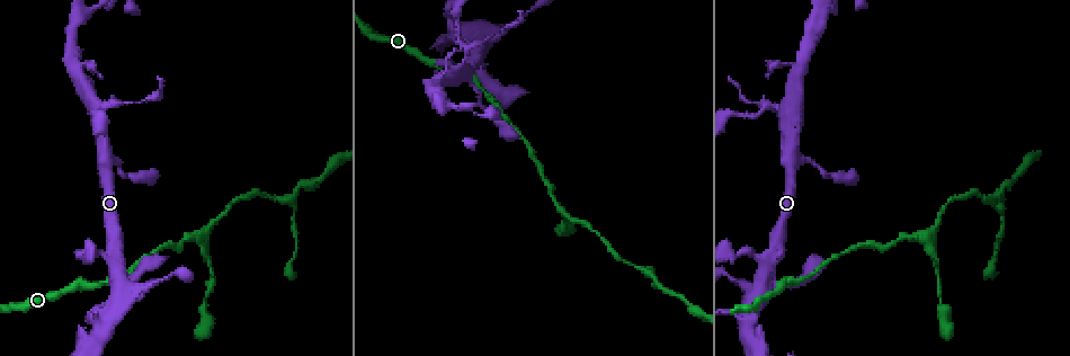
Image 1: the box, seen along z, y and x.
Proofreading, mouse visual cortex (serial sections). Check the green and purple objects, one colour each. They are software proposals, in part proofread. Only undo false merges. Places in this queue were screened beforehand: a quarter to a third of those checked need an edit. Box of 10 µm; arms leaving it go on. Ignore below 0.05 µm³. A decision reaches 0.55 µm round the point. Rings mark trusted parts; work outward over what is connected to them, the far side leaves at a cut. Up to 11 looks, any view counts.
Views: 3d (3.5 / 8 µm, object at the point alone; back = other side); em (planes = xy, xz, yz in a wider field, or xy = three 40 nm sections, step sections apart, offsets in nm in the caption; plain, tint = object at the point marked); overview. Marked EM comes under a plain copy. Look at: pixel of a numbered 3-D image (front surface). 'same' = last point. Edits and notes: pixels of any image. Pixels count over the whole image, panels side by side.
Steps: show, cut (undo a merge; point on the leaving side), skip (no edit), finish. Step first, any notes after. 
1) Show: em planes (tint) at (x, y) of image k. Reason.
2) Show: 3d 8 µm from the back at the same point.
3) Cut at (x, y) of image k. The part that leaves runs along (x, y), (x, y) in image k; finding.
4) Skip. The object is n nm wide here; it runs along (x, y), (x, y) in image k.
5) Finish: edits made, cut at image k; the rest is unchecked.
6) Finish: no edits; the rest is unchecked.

Show: 3d 8 µm from the back at (118, 286) of image 1. Abrupt turn.

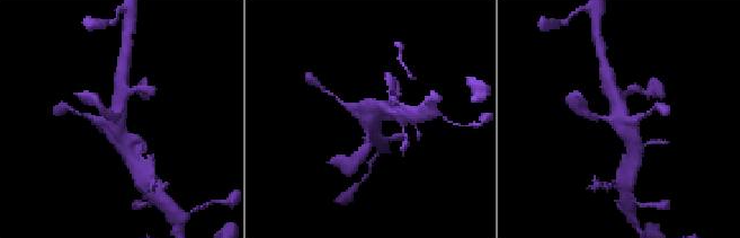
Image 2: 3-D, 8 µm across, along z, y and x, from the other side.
Show: 3d 3.5 µm at the same point. Zoom in.

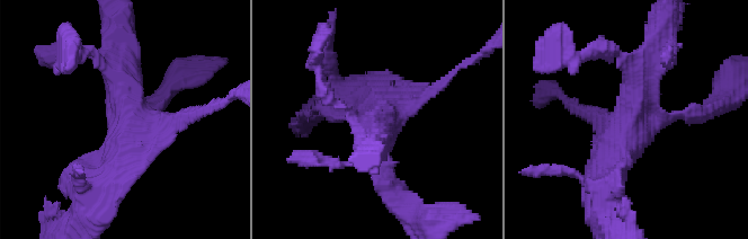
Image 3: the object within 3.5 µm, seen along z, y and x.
Show: em xy step 3 (tint) at (126, 118) of image 3.

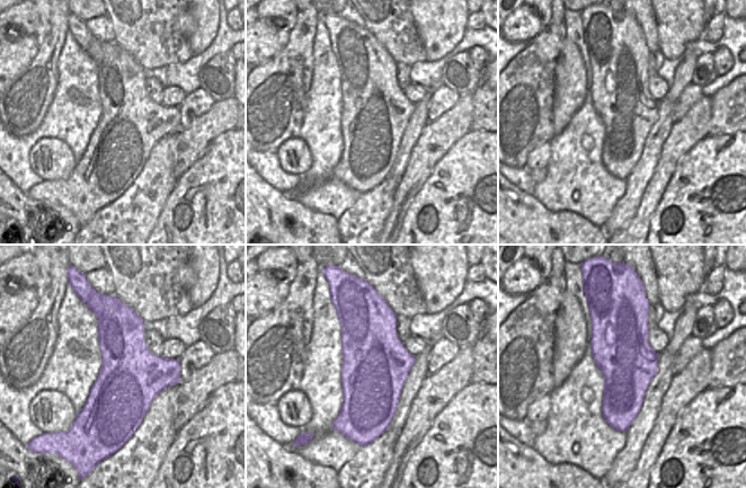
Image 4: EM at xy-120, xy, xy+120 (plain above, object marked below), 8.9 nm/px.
Skip. It runs along (655, 50), (606, 180) in image 3; continuous, no second cell.

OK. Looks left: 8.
Show: 3d 3.5 µm from the back at (927, 238) of image 1. Arms part here.

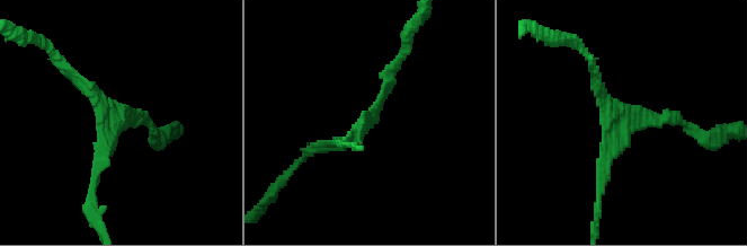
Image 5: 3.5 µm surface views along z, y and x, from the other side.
Show: em xy step 2 (tint) at (622, 120) of image 5. 3 arms meet here; the arms are 150, 150, 150 nm wide.

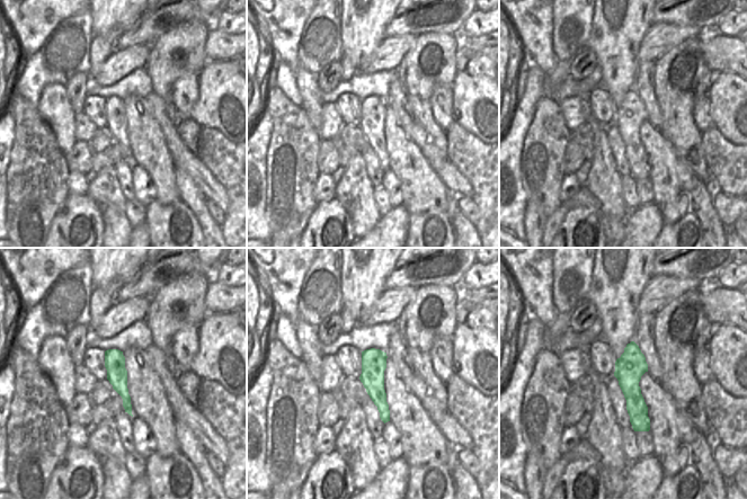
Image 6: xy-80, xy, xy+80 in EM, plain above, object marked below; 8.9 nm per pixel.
Show: em xy step 3 (tint) at the same point. Cut it another way.

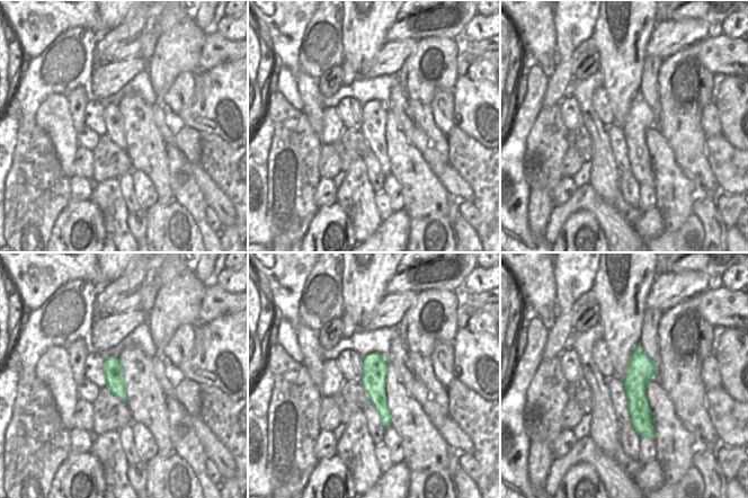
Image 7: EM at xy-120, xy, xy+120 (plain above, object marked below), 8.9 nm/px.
Skip. It runs along (403, 56), (370, 121), (321, 147) in image 5; one cell here.

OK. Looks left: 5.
Show: 3d 8 µm at (647, 273) of image 1. Sharp bend.

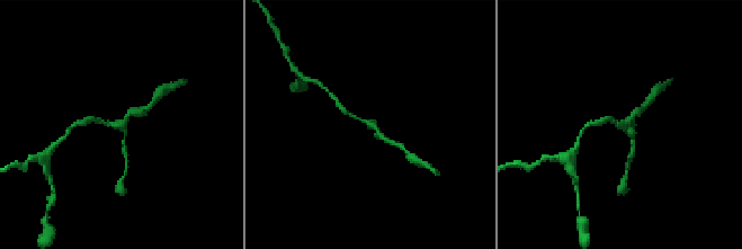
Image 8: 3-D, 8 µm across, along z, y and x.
Show: 3d 3.5 µm at the same point. Zoom in.

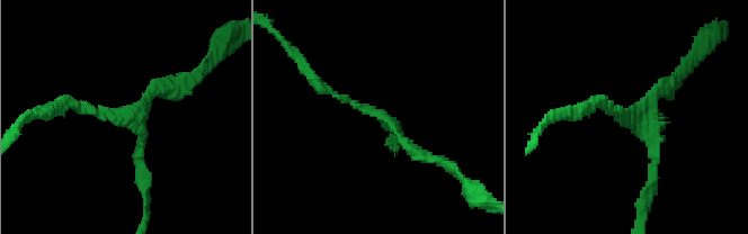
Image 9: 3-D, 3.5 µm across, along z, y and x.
Show: em xy step 2 (tint) at (629, 112) of image 9. 3 arms meet here; the arms are 100, 150, 200 nm wide; need the tissue.

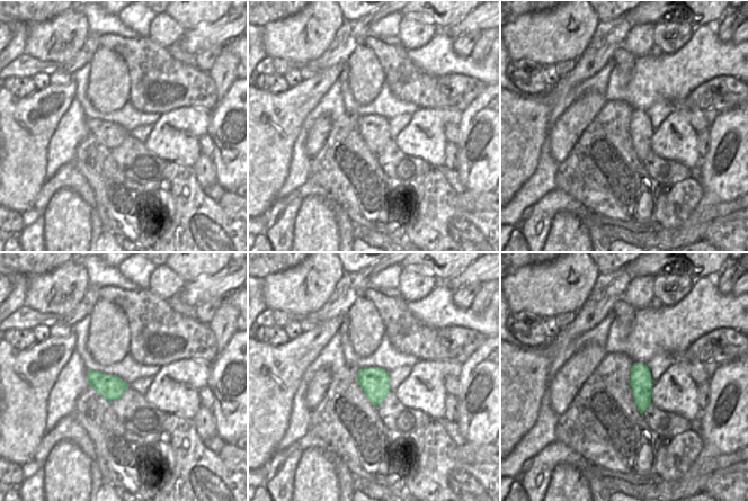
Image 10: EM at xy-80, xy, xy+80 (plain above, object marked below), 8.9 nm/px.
Skip. It runs along (319, 87), (377, 113), (429, 159) in image 9; one cell here.

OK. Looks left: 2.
Finish: no edits; the rest is unchecked.

